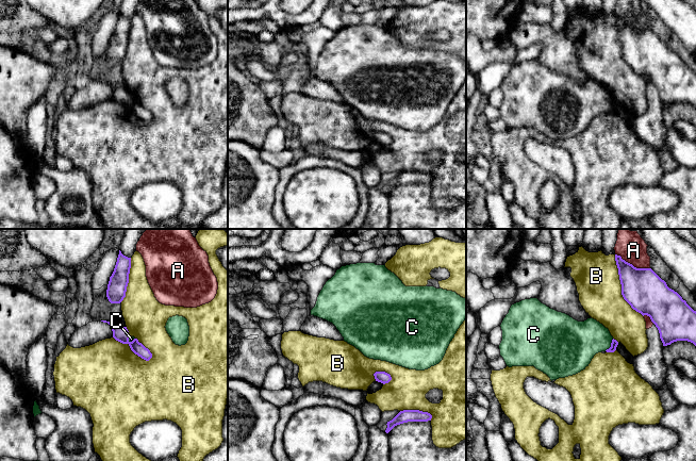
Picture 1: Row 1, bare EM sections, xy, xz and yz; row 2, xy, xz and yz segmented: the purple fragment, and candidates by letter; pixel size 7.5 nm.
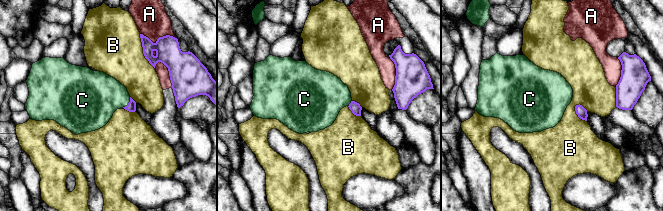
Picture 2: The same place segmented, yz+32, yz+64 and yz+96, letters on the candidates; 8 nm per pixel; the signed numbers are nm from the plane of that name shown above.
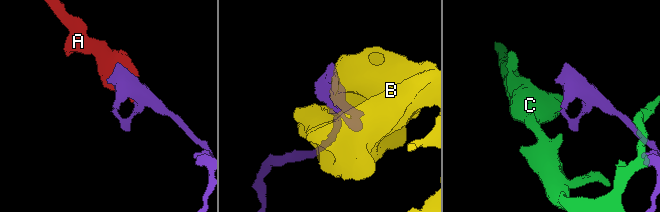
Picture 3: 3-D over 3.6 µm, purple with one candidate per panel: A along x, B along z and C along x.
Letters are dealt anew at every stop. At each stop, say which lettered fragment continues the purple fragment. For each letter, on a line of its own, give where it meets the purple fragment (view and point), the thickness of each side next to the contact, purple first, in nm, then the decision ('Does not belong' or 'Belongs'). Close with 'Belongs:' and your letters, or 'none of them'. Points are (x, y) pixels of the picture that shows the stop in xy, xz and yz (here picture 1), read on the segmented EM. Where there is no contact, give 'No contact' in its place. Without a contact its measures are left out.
A: Touches purple at yz (631, 264). Thickness 300 nm (purple) against 220 nm. Does not belong
B: Touches purple at yz (622, 286). Thickness 300 nm (purple) against 340 nm. Does not belong
C: Touches purple at yz (611, 345). Thickness 50 nm (purple) against 320 nm. Belongs
Belongs: C

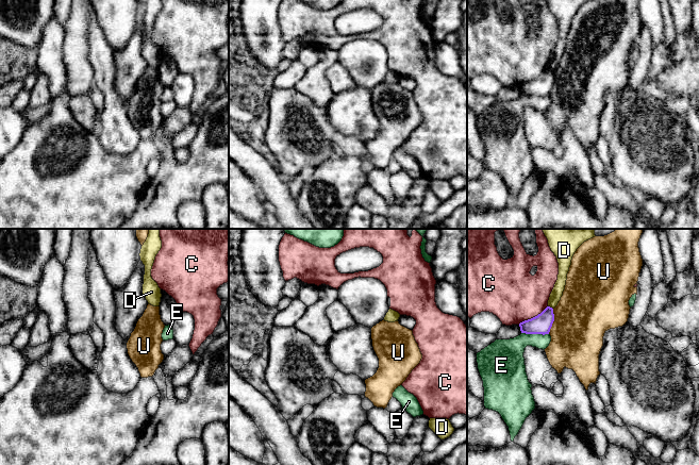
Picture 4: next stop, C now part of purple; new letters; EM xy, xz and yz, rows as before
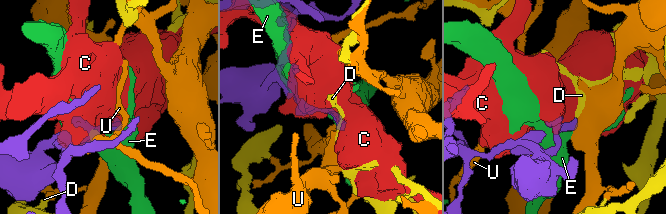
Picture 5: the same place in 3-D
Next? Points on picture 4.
C: Touches purple at yz (533, 317). Thickness 150 nm (purple) against 420 nm. Does not belong
D: Touches purple at yz (549, 306). Thickness 150 nm (purple) against 90 nm. Does not belong
E: Touches purple at yz (535, 333). Thickness 150 nm (purple) against 200 nm. Does not belong
U: Touches purple at yz (553, 320). Thickness 150 nm (purple) against 420 nm. Does not belong
Belongs: none of them

